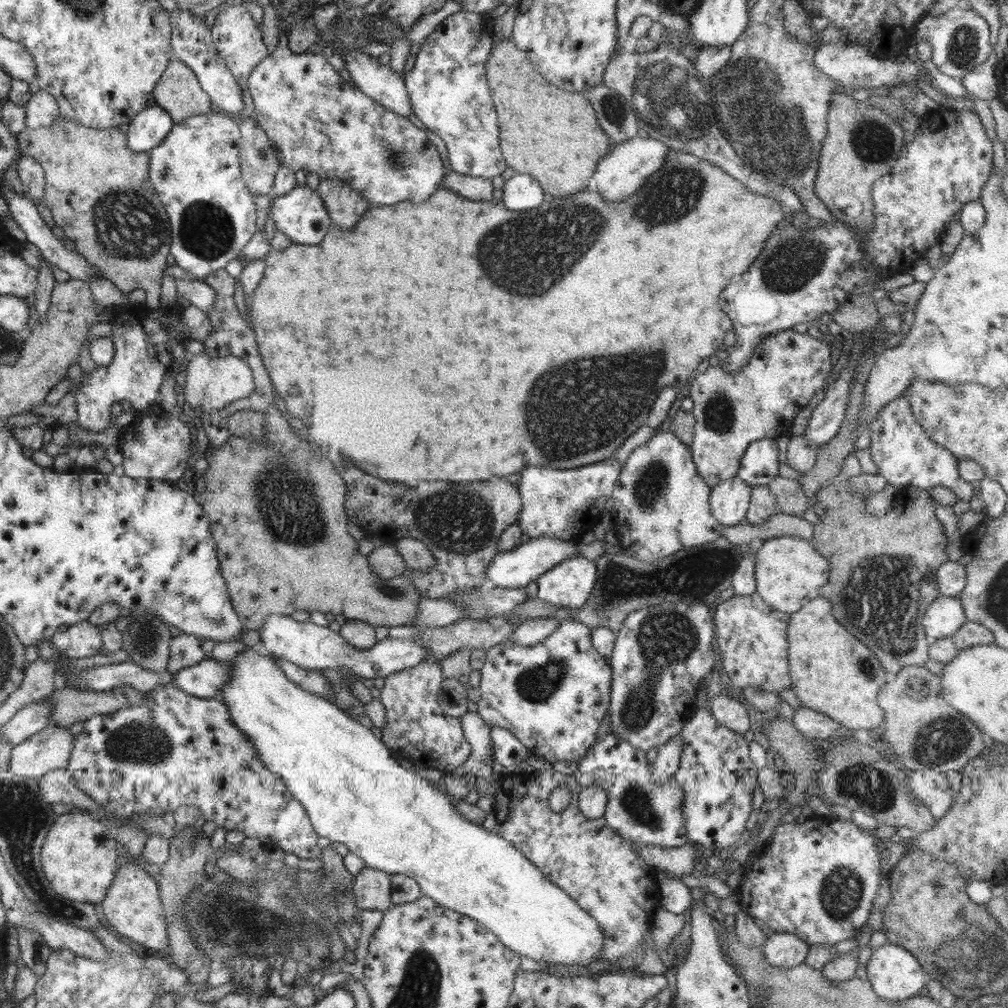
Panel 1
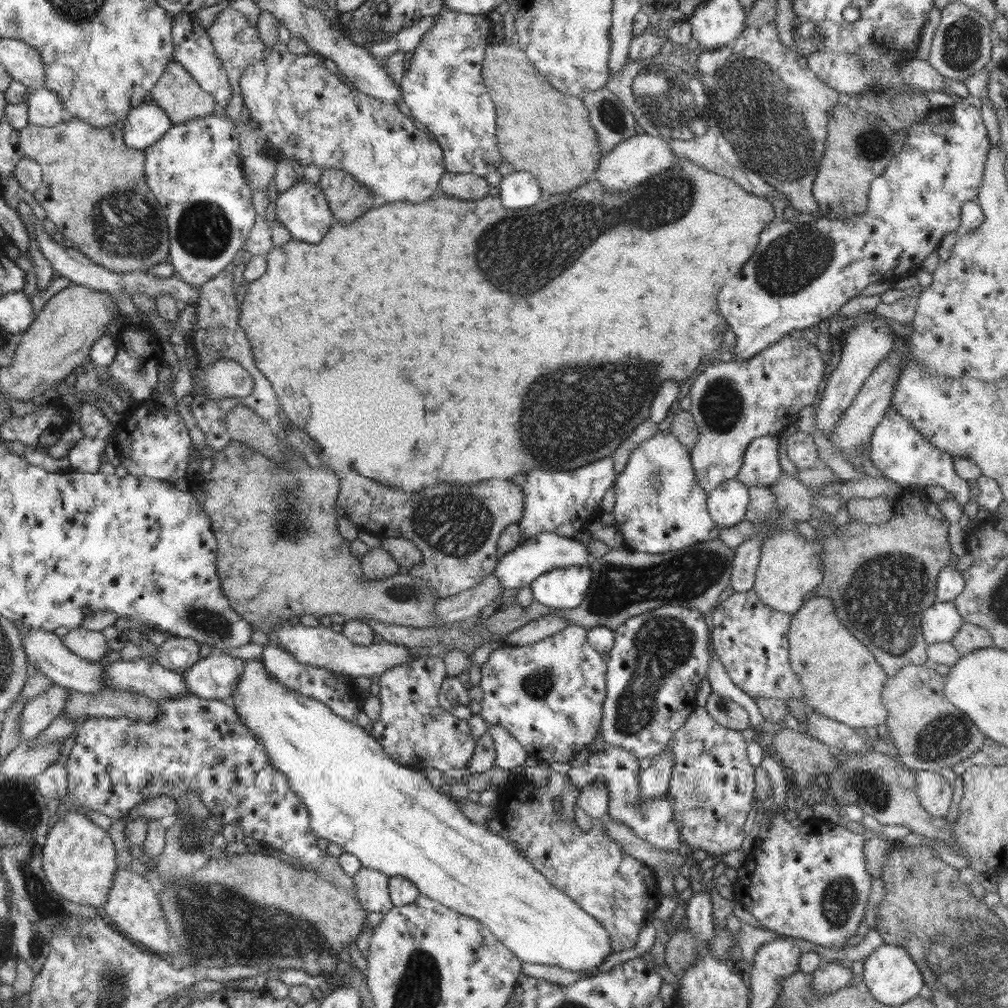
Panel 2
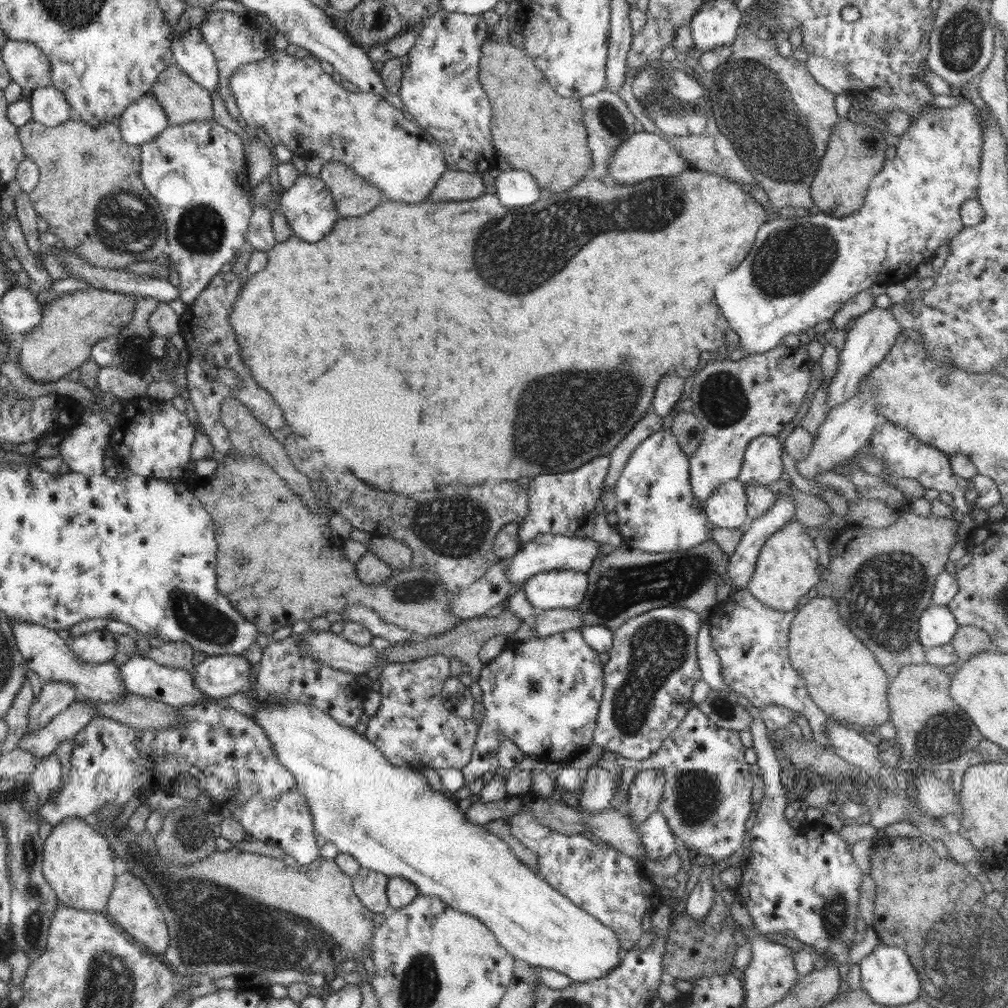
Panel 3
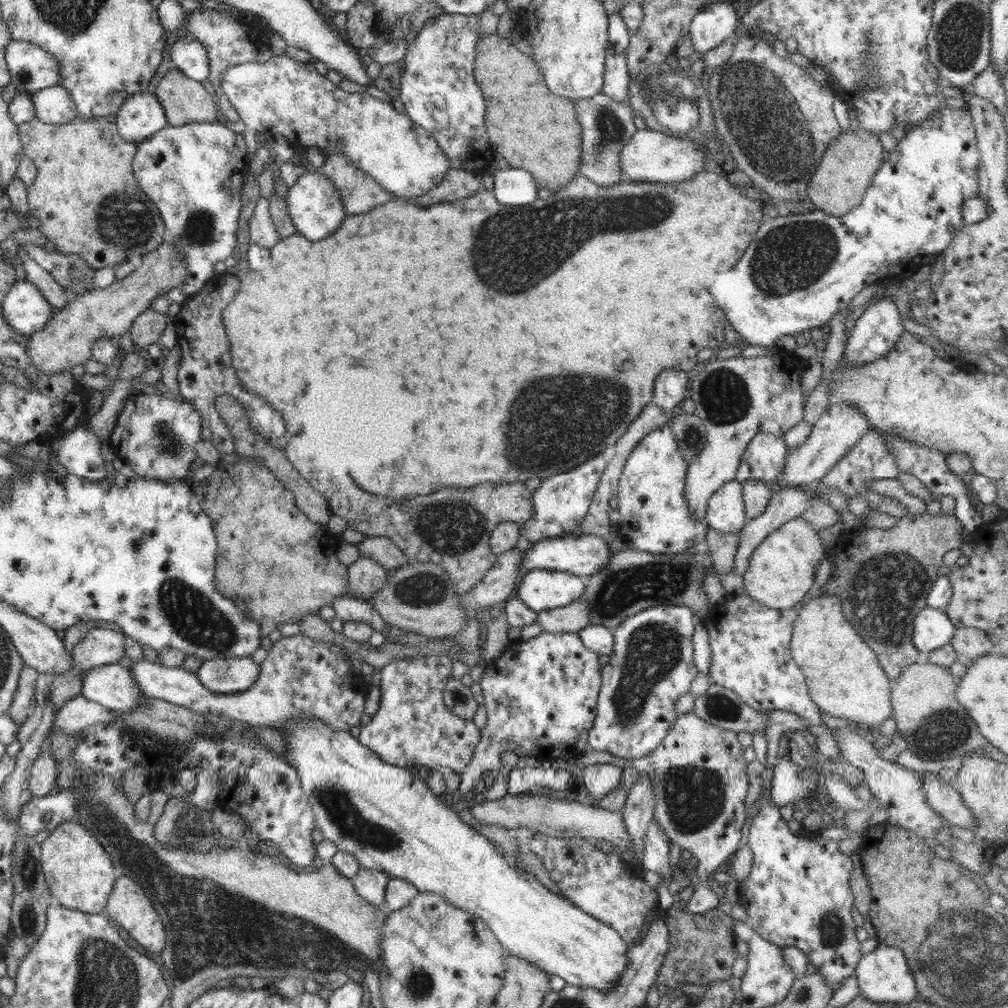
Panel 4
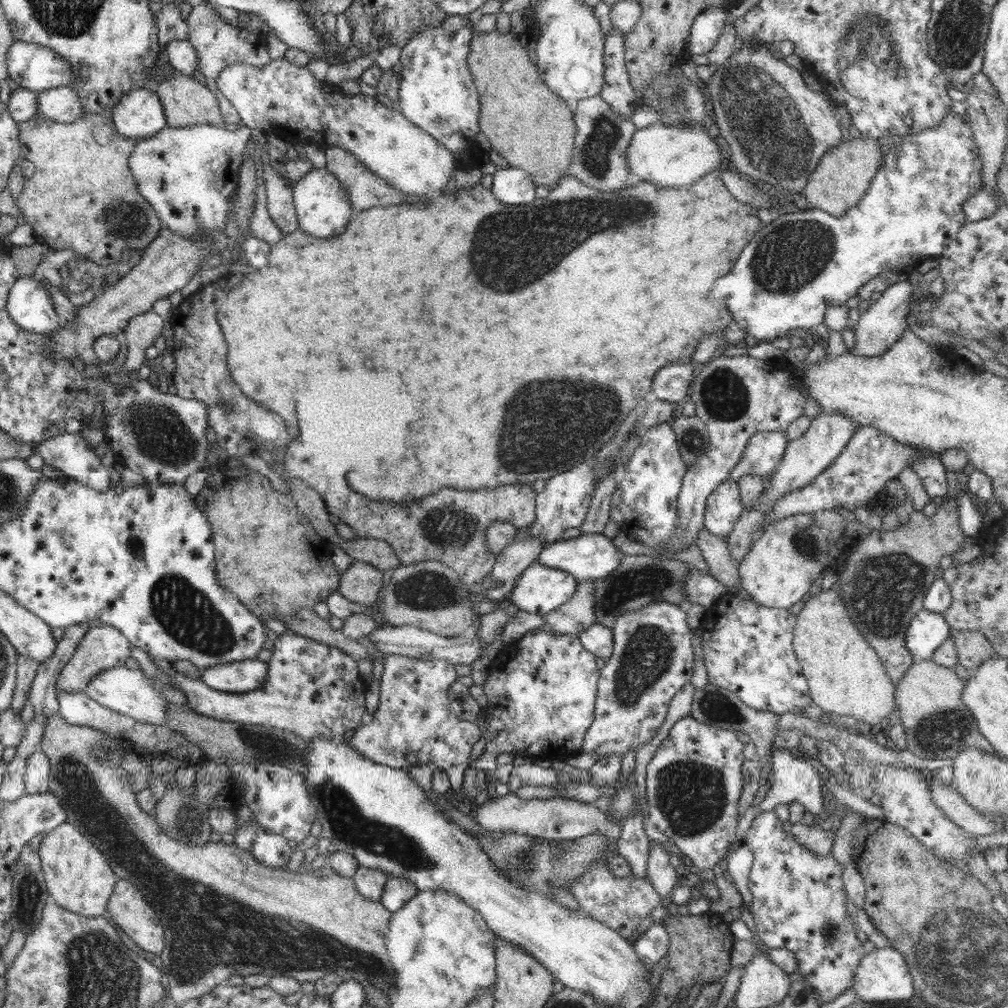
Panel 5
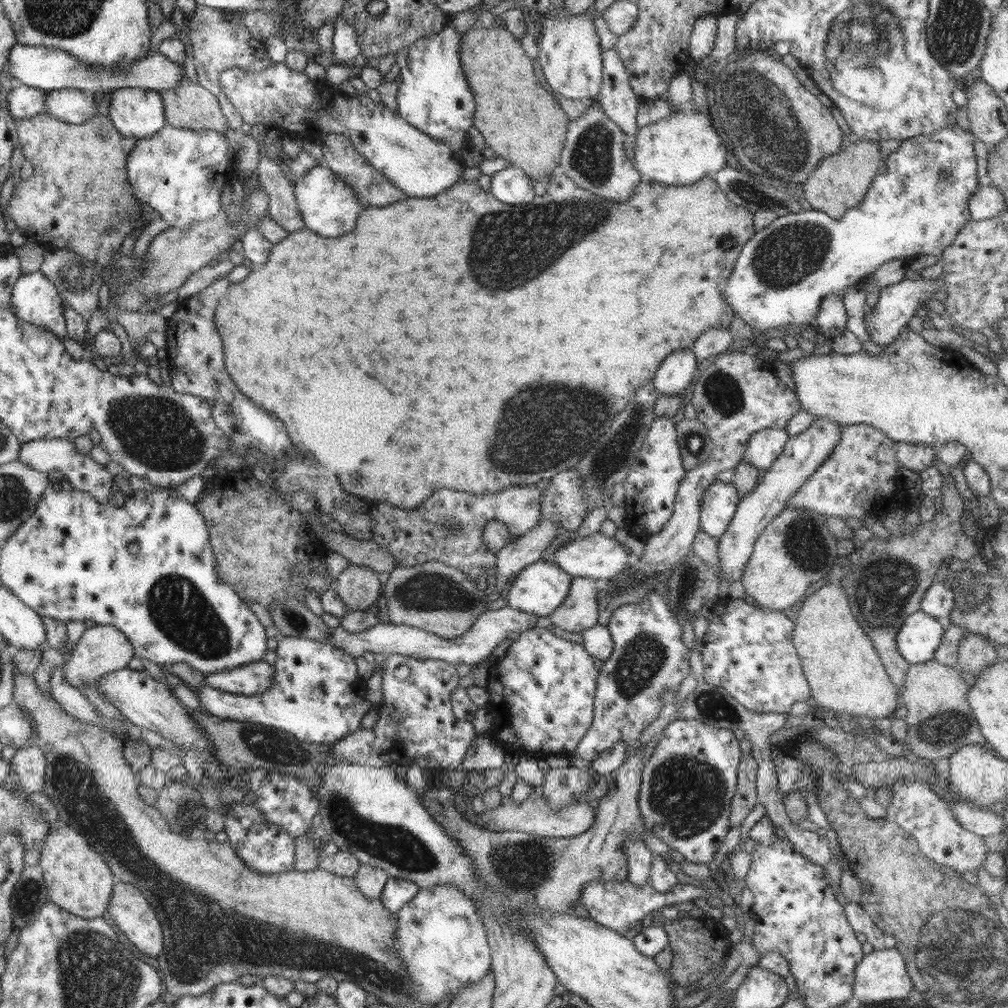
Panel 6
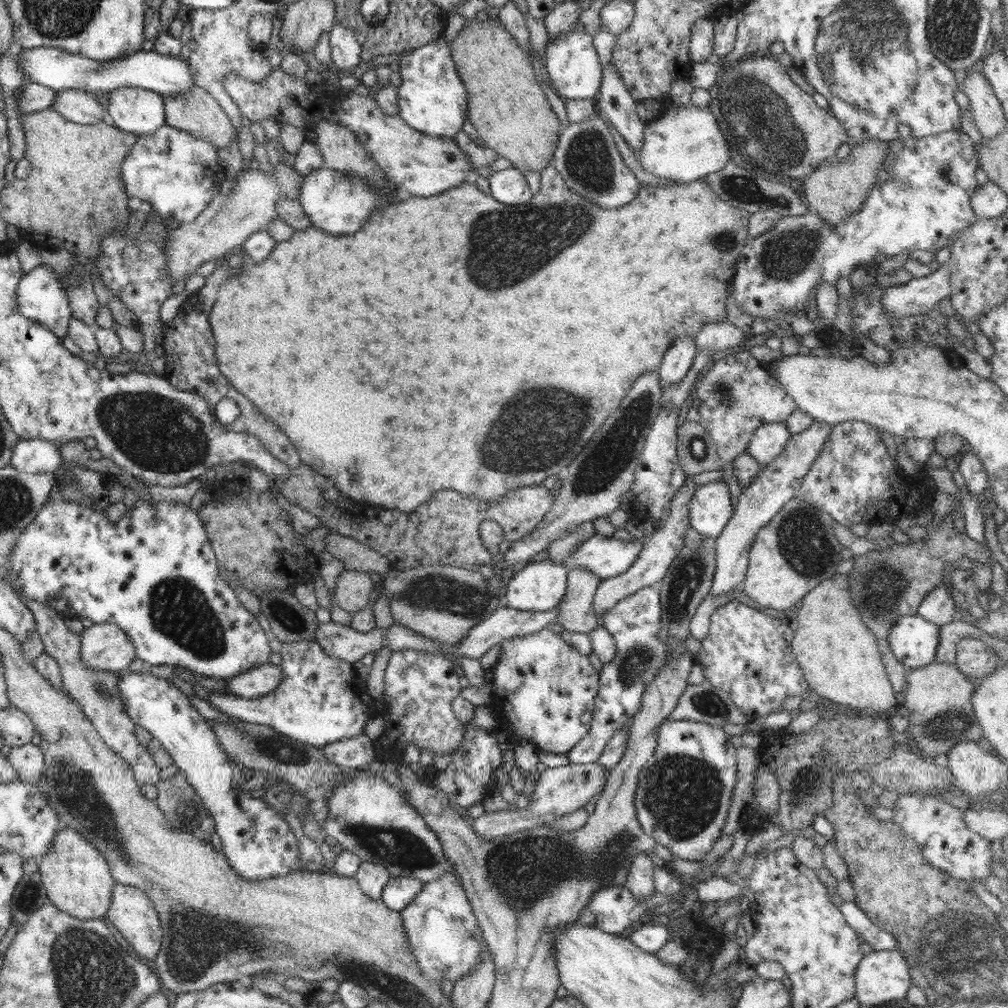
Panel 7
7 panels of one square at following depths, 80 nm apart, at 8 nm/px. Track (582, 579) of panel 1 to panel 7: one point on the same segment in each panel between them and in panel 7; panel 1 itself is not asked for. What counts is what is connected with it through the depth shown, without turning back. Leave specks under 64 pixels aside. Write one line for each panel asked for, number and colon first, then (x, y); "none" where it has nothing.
2: (564, 588)
3: (562, 589)
4: (540, 590)
5: (539, 589)
6: (542, 586)
7: (540, 586)

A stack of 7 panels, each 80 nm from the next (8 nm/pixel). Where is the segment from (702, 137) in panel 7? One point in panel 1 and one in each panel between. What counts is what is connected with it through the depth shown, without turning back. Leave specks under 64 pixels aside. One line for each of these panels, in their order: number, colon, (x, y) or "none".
1: (620, 173)
2: (634, 160)
3: (644, 156)
4: (650, 157)
5: (670, 155)
6: (681, 149)

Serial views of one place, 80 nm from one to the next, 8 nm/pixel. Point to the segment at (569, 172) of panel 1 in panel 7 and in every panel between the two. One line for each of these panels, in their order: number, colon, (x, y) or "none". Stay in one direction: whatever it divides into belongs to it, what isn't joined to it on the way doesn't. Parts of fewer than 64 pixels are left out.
2: (540, 130)
3: (534, 129)
4: (533, 129)
5: (531, 127)
6: (516, 113)
7: (512, 115)

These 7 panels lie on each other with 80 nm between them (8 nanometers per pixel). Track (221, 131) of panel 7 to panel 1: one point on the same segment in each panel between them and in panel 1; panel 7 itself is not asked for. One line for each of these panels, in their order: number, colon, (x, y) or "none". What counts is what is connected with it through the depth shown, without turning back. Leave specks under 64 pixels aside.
1: (178, 91)
2: (176, 92)
3: (183, 100)
4: (185, 101)
5: (186, 102)
6: (190, 106)

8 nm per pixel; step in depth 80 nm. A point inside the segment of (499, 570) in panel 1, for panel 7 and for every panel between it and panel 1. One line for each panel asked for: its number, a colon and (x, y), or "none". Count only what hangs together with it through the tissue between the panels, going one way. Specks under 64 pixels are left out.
2: (546, 551)
3: (547, 552)
4: (584, 555)
5: (592, 556)
6: (597, 556)
7: (606, 557)

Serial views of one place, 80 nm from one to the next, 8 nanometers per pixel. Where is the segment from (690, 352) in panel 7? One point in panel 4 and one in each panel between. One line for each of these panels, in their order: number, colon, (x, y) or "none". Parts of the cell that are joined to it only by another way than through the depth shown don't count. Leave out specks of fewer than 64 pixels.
4: (670, 387)
5: (672, 383)
6: (675, 375)

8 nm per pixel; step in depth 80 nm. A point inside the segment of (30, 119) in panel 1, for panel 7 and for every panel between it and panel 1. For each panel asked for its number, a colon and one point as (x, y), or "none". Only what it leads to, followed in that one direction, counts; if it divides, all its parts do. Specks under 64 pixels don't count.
2: (44, 108)
3: (49, 107)
4: (53, 105)
5: (62, 104)
6: (73, 106)
7: (80, 107)

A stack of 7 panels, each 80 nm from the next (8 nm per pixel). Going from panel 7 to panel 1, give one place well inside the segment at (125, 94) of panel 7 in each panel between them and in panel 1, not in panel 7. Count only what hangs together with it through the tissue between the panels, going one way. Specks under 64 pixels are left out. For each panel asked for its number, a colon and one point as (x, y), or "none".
1: (151, 126)
2: (145, 125)
3: (143, 120)
4: (141, 115)
5: (139, 114)
6: (138, 113)

